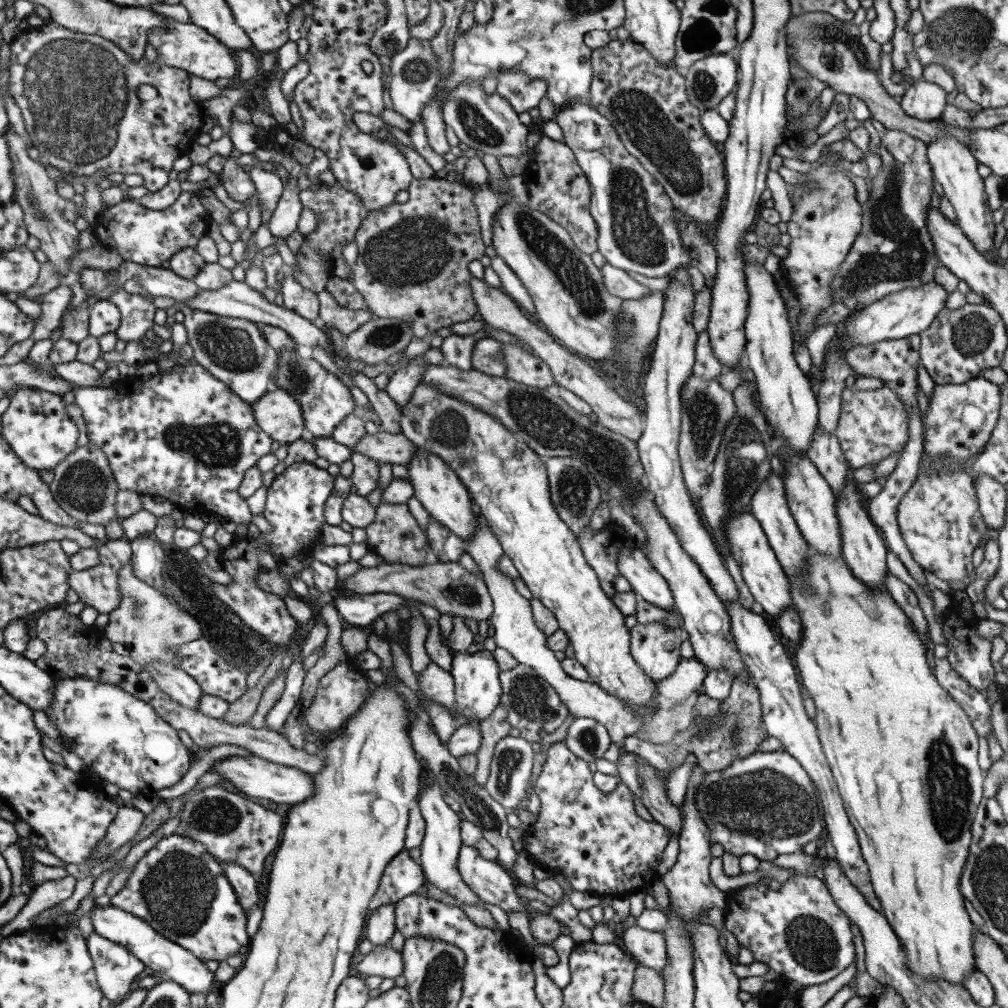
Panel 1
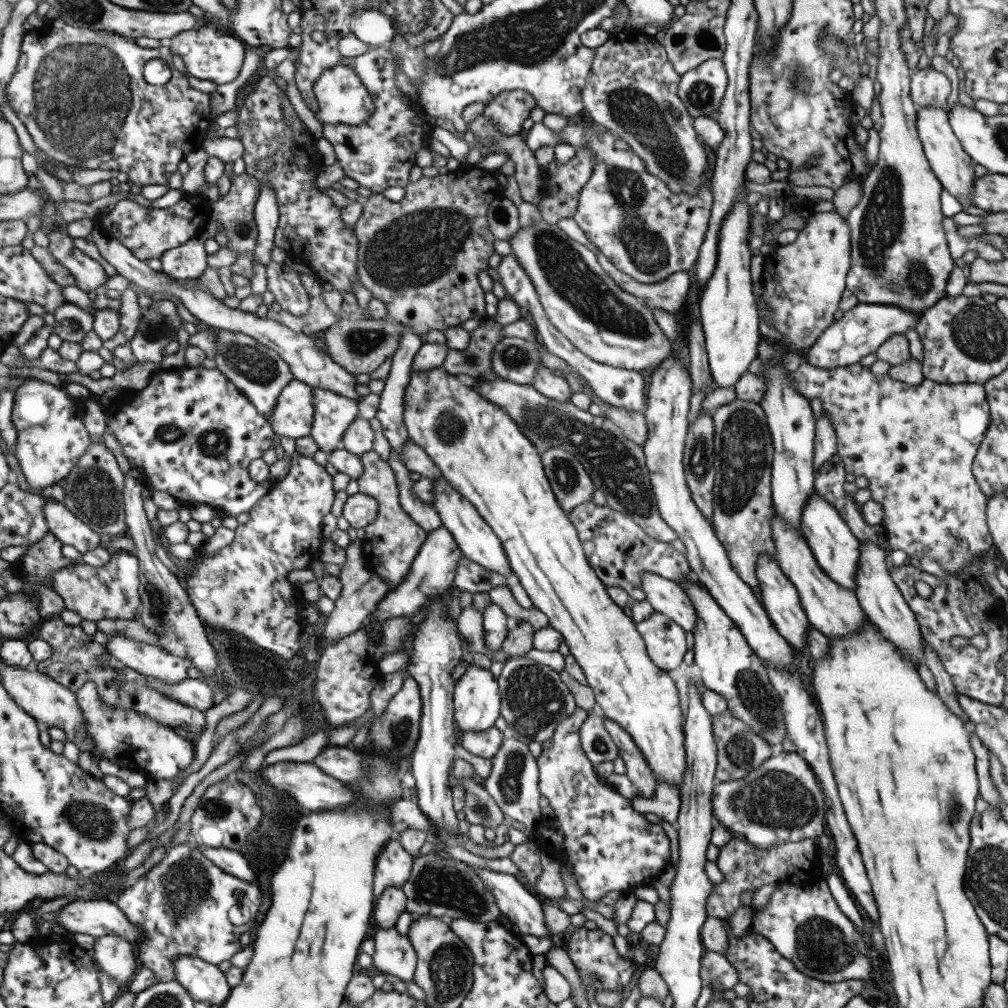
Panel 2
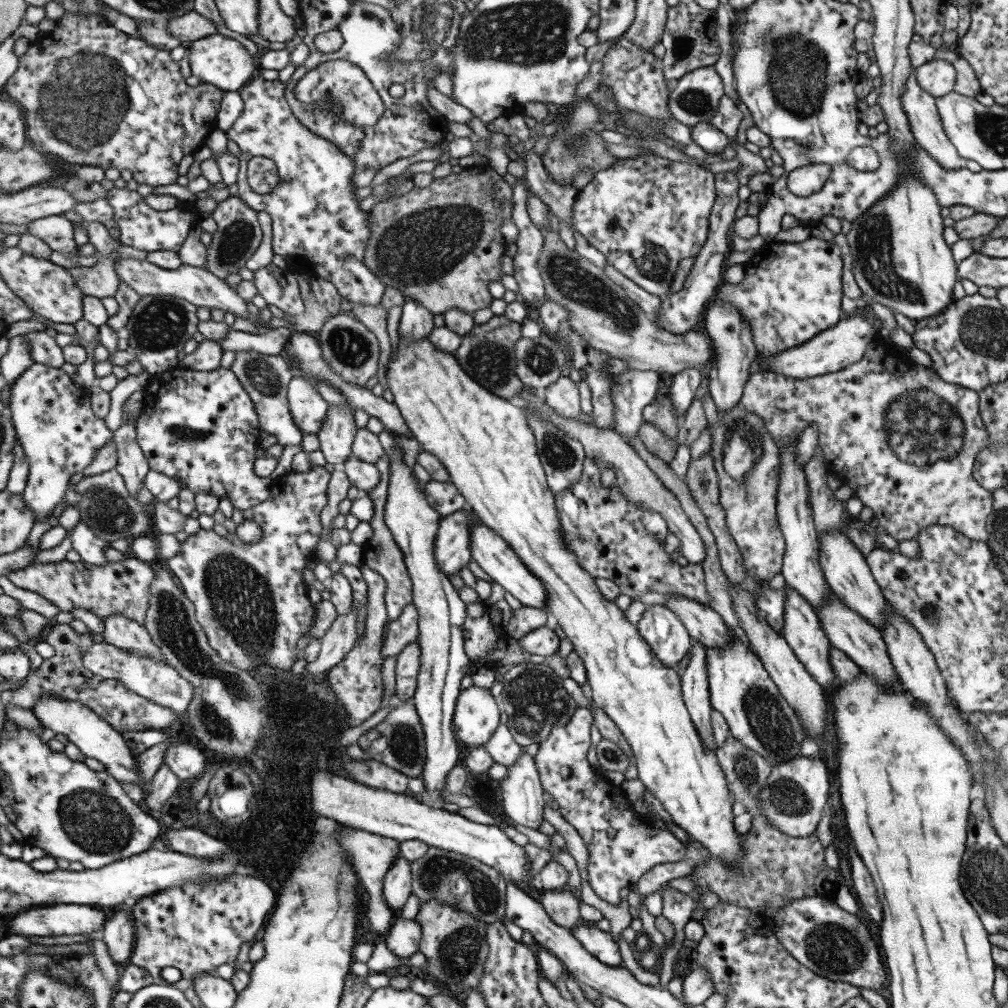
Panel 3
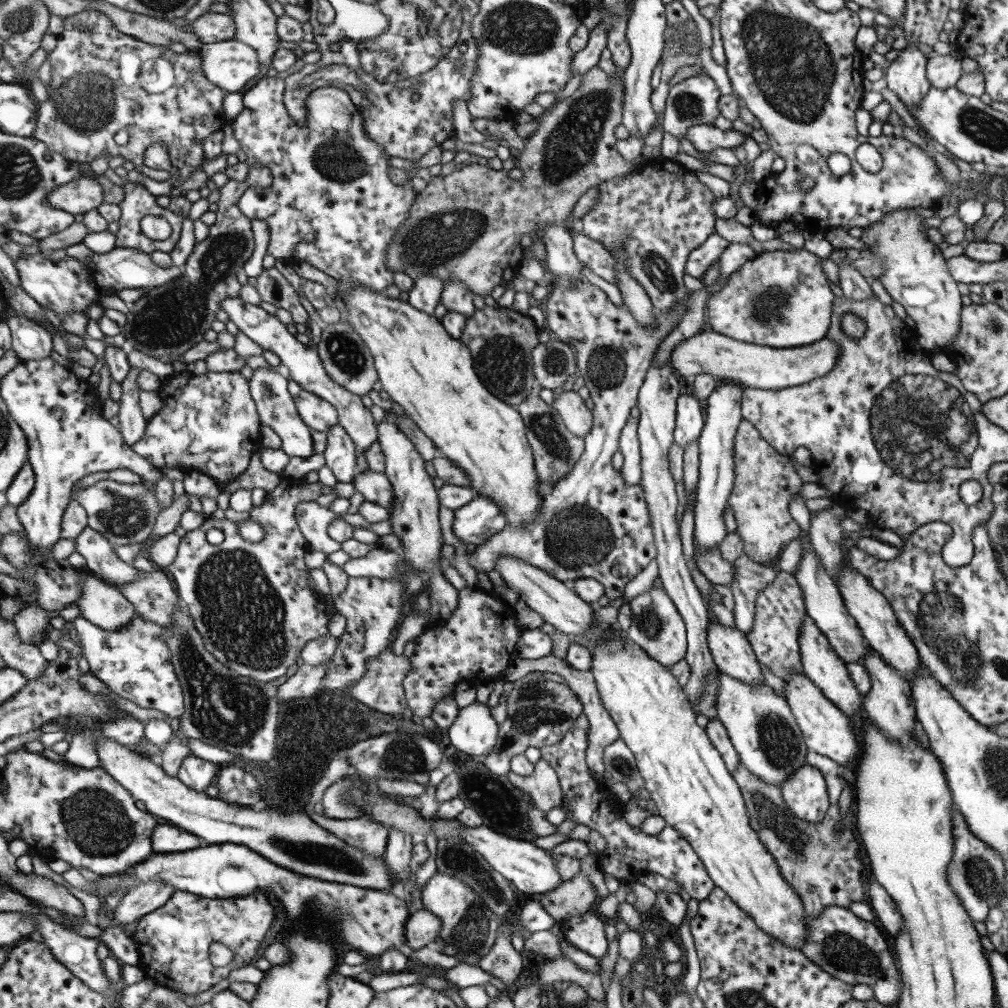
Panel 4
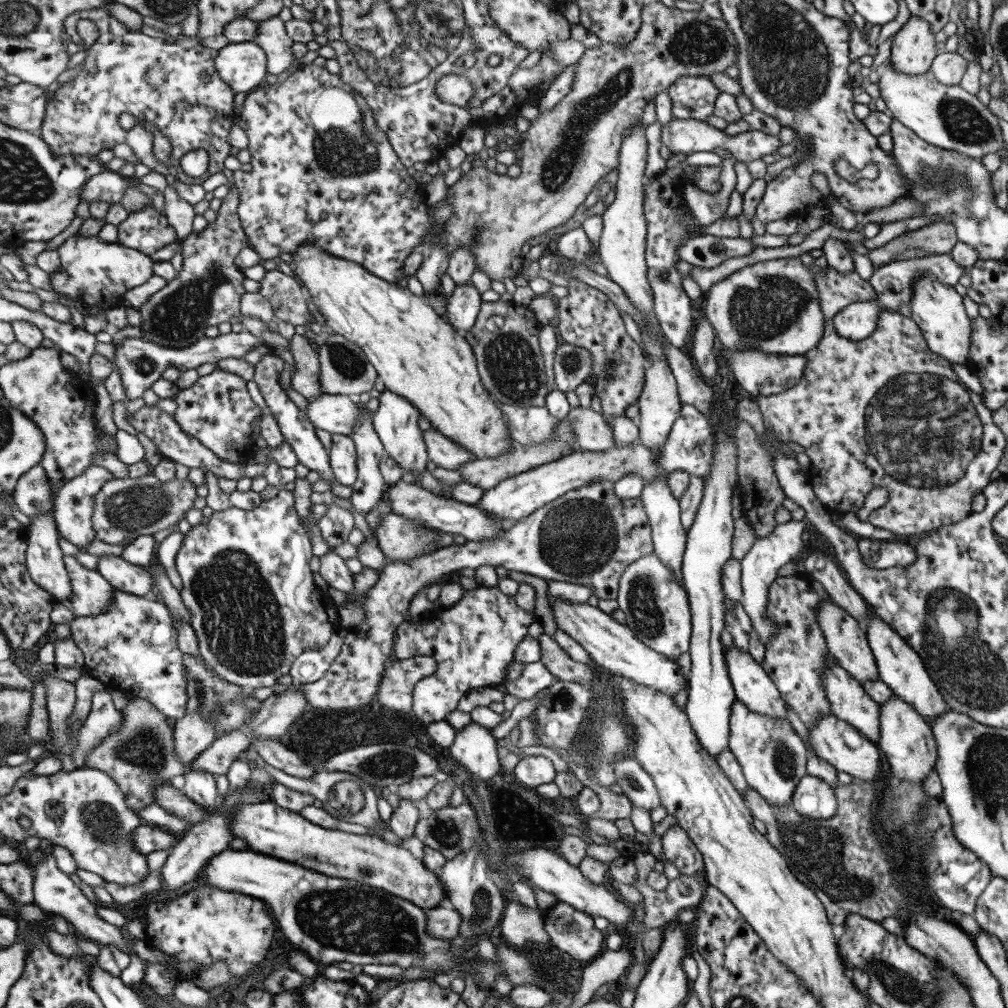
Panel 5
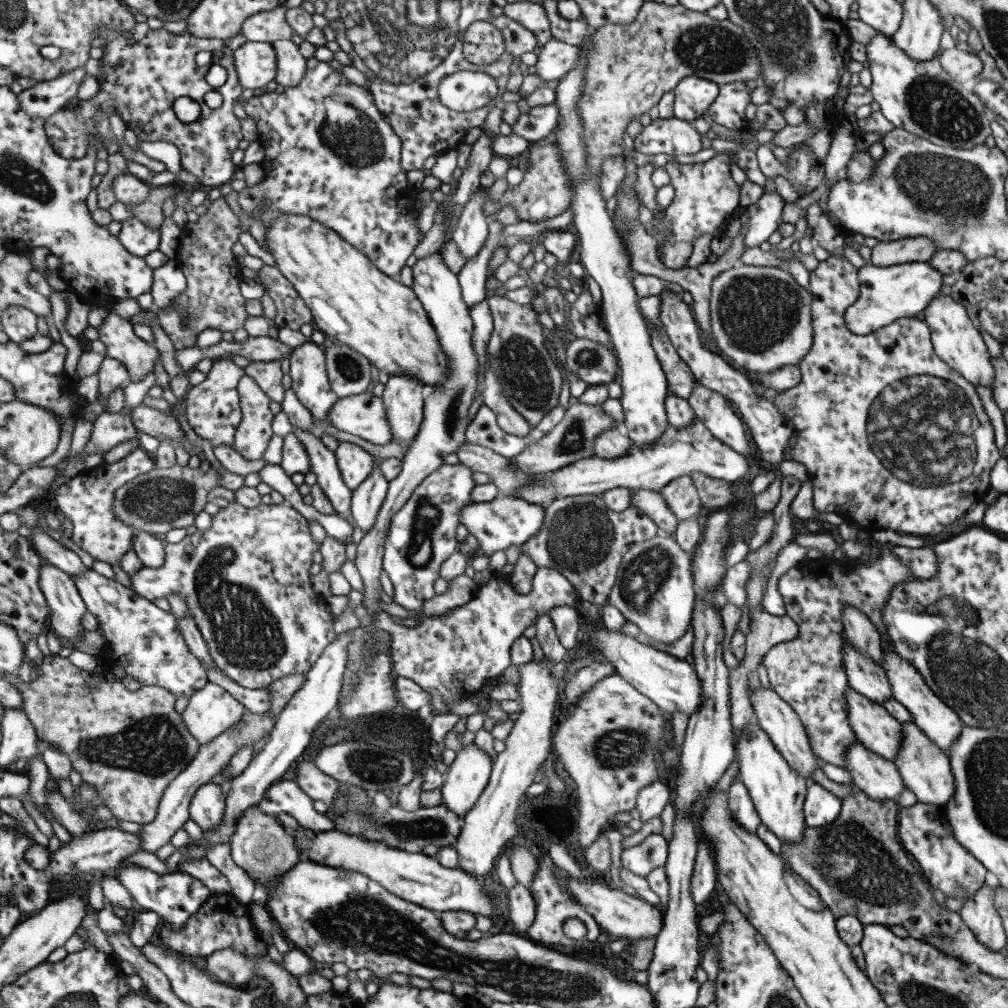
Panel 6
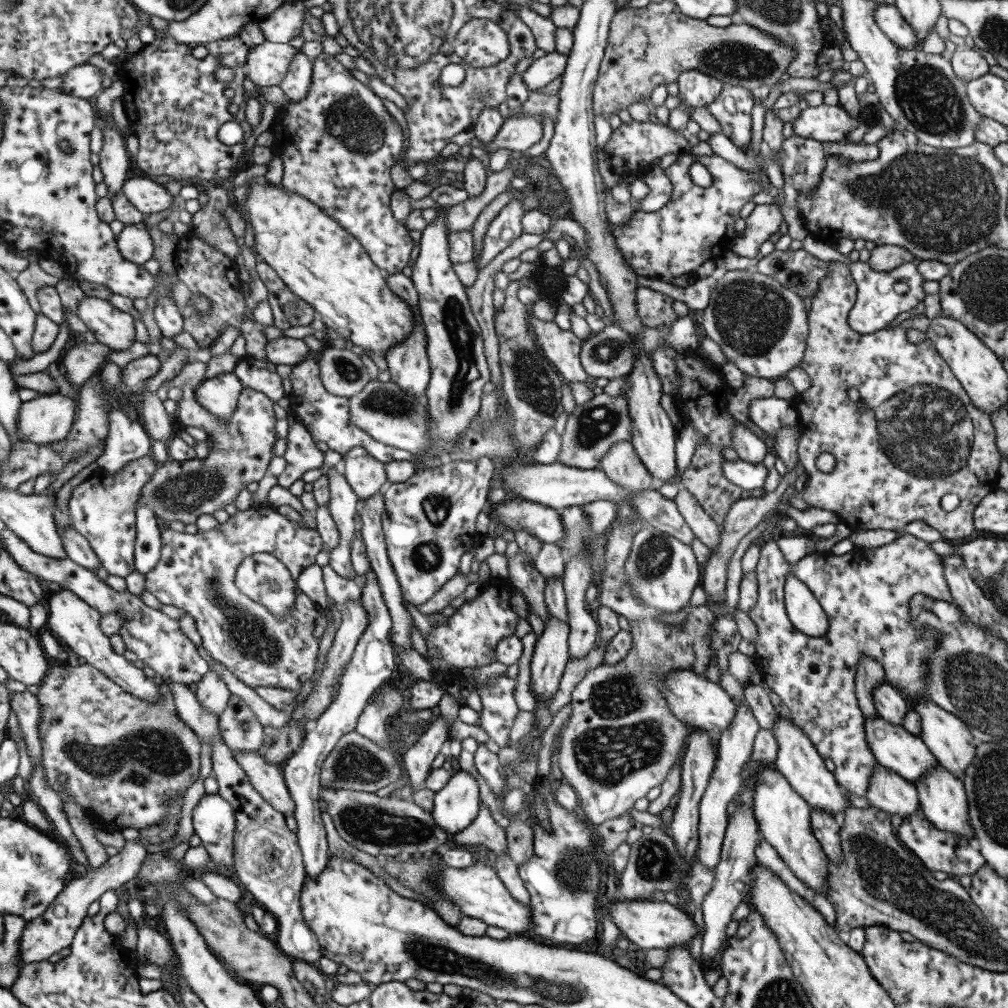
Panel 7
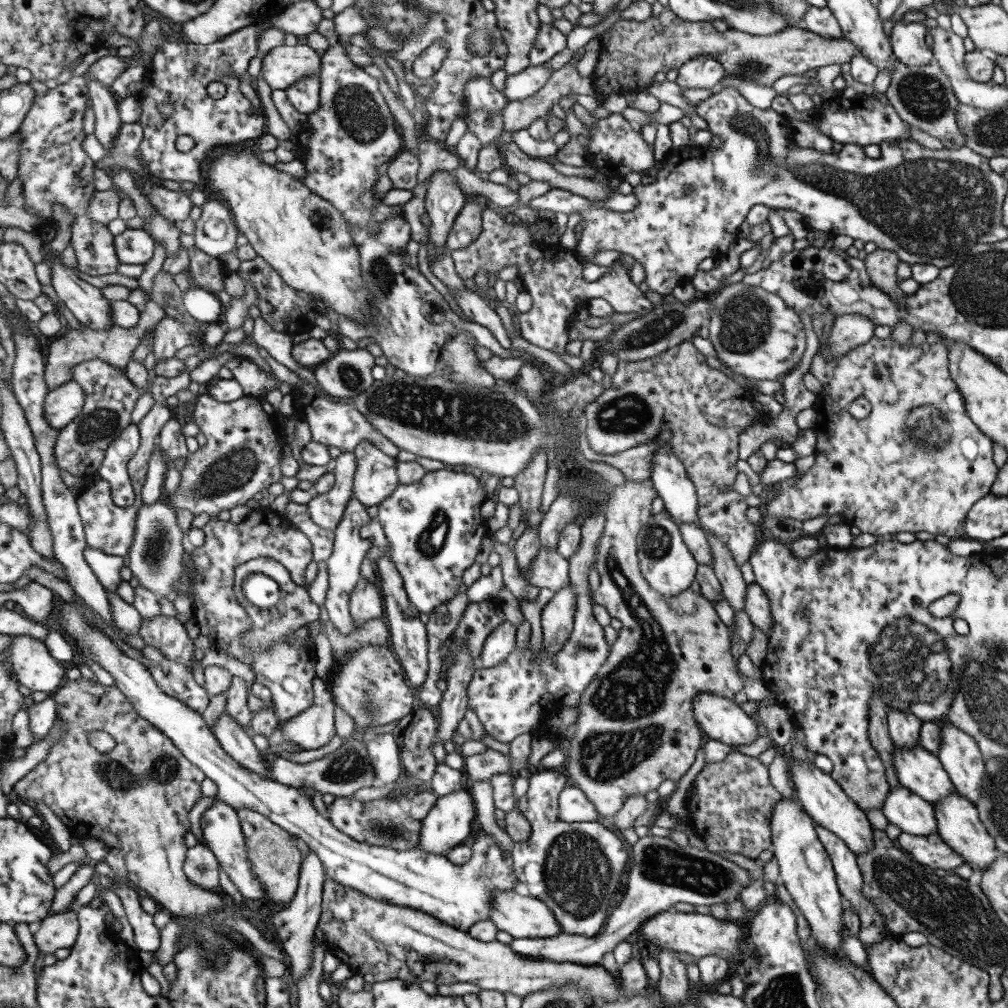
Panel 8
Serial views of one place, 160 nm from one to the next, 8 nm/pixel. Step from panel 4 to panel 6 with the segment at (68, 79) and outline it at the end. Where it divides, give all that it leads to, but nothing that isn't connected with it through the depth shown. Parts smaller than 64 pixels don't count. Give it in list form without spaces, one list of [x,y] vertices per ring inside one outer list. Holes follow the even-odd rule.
[[[161,28],[159,30],[149,30],[149,34],[137,42],[131,44],[132,32],[123,32],[123,30],[99,30],[99,45],[103,49],[104,55],[100,58],[99,72],[96,74],[96,80],[100,85],[99,92],[90,99],[75,99],[70,105],[75,106],[71,110],[66,108],[59,110],[57,114],[53,114],[48,118],[48,138],[52,146],[64,155],[65,158],[83,158],[90,149],[90,144],[106,146],[107,140],[95,128],[95,117],[101,111],[107,111],[109,115],[113,112],[120,116],[125,126],[136,134],[141,142],[171,142],[178,147],[181,156],[181,166],[191,174],[198,178],[199,182],[211,187],[221,187],[225,182],[230,182],[235,176],[235,172],[240,167],[233,164],[233,152],[240,148],[243,140],[243,132],[241,132],[241,120],[235,116],[235,100],[243,94],[244,86],[239,82],[237,71],[235,68],[235,51],[227,47],[225,41],[220,39],[201,39],[195,38],[187,32],[179,35],[171,34],[169,30]],[[201,51],[221,51],[223,58],[220,66],[227,70],[227,80],[220,87],[211,87],[211,84],[205,80],[205,76],[209,74],[209,66],[199,66],[197,64],[197,54]],[[209,90],[218,91],[223,96],[222,105],[213,110],[205,104],[205,94]],[[183,96],[193,98],[195,102],[201,104],[201,118],[197,122],[185,124],[177,118],[174,110],[175,101]]]

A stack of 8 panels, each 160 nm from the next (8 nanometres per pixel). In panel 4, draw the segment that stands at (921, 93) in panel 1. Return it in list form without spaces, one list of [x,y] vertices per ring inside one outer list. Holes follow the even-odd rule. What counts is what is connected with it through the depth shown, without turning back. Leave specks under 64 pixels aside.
[[[935,55],[928,58],[925,65],[925,76],[931,88],[943,90],[954,86],[960,77],[959,58],[949,55]]]

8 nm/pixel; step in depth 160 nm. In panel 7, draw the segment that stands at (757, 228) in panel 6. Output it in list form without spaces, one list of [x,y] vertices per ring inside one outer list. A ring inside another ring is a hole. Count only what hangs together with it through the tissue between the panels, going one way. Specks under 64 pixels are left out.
[[[764,204],[749,206],[743,219],[744,231],[735,239],[731,251],[736,256],[752,259],[757,255],[759,245],[778,232],[782,216],[777,205]]]

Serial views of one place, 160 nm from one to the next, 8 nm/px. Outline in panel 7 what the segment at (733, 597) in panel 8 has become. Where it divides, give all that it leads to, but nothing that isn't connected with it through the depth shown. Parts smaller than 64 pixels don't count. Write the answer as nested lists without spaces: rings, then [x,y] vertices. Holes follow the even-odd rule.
[[[682,487],[675,494],[672,502],[693,535],[699,542],[705,544],[711,553],[714,553],[719,544],[719,536],[721,536],[717,524],[703,512],[695,498]]]

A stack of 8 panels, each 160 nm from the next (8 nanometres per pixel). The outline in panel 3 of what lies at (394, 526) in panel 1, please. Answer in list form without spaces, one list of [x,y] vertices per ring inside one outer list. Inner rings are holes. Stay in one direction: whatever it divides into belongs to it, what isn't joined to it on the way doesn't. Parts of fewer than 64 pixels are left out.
[[[385,454],[374,464],[377,473],[379,473],[379,482],[373,486],[369,492],[365,494],[371,499],[373,503],[373,518],[369,520],[368,524],[373,529],[373,536],[367,542],[361,544],[363,549],[362,564],[367,568],[374,570],[385,582],[384,593],[384,608],[389,621],[395,620],[399,616],[401,610],[412,604],[412,585],[406,571],[406,566],[403,560],[403,553],[398,549],[398,546],[393,542],[389,530],[383,524],[383,508],[385,505],[385,498],[387,497],[387,485],[389,485],[389,460],[385,458]]]

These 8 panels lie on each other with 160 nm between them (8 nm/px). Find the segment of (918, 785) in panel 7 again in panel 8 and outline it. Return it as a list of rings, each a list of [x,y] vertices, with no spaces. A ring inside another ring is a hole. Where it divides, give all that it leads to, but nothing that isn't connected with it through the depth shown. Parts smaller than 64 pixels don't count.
[[[957,791],[949,793],[941,800],[933,801],[931,806],[936,822],[936,833],[949,848],[961,855],[965,864],[968,864],[972,870],[983,870],[1001,854],[994,847],[992,836],[987,834],[986,828],[983,828],[974,804]]]

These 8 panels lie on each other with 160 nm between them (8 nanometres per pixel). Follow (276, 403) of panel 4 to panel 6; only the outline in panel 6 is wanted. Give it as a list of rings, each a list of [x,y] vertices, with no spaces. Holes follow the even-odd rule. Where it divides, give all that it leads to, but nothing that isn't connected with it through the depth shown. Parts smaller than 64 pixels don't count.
[[[279,360],[255,361],[244,368],[247,375],[251,375],[257,384],[269,395],[273,402],[282,404],[286,397],[285,386],[283,386],[283,370]],[[294,426],[294,433],[311,456],[312,472],[317,477],[317,484],[321,487],[323,495],[335,510],[335,515],[347,514],[351,510],[352,491],[341,479],[334,452],[329,451],[321,439],[311,431]]]

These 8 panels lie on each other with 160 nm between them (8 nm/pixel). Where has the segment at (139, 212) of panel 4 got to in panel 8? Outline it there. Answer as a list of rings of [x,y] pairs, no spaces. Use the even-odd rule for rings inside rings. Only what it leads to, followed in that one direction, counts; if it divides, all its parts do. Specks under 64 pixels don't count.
[[[128,228],[115,237],[114,246],[121,265],[145,266],[155,254],[152,234],[145,229]]]

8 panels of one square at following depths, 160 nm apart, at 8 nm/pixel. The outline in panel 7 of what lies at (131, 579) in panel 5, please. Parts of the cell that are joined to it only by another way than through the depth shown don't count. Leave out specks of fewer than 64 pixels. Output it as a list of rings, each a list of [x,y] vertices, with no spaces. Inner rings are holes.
[[[253,505],[246,511],[237,511],[228,521],[219,524],[215,531],[185,534],[169,528],[162,532],[161,542],[161,558],[157,566],[146,574],[147,591],[161,604],[183,609],[196,620],[203,639],[202,645],[215,660],[222,662],[239,680],[254,689],[258,686],[272,686],[300,691],[312,680],[319,660],[321,634],[326,627],[323,608],[297,588],[295,608],[286,615],[277,615],[239,590],[235,584],[235,576],[247,556],[269,552],[285,563],[294,580],[297,580],[305,568],[316,563],[317,555],[322,551],[322,546],[325,546],[317,529],[311,530],[297,522],[291,522],[289,518],[279,514],[274,506]]]

